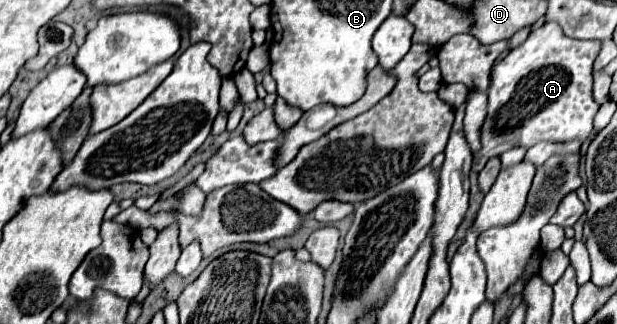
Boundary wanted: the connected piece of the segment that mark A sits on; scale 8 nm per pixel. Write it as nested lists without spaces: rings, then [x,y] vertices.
[[[545,21],[541,27],[533,29],[529,37],[495,67],[493,83],[489,89],[489,107],[487,119],[481,129],[483,149],[473,157],[473,171],[481,171],[483,165],[511,147],[523,145],[533,147],[539,141],[569,141],[579,137],[585,141],[593,131],[593,117],[599,111],[599,105],[593,101],[593,61],[601,49],[599,41],[577,41],[567,37],[561,31],[561,25],[555,21]]]

